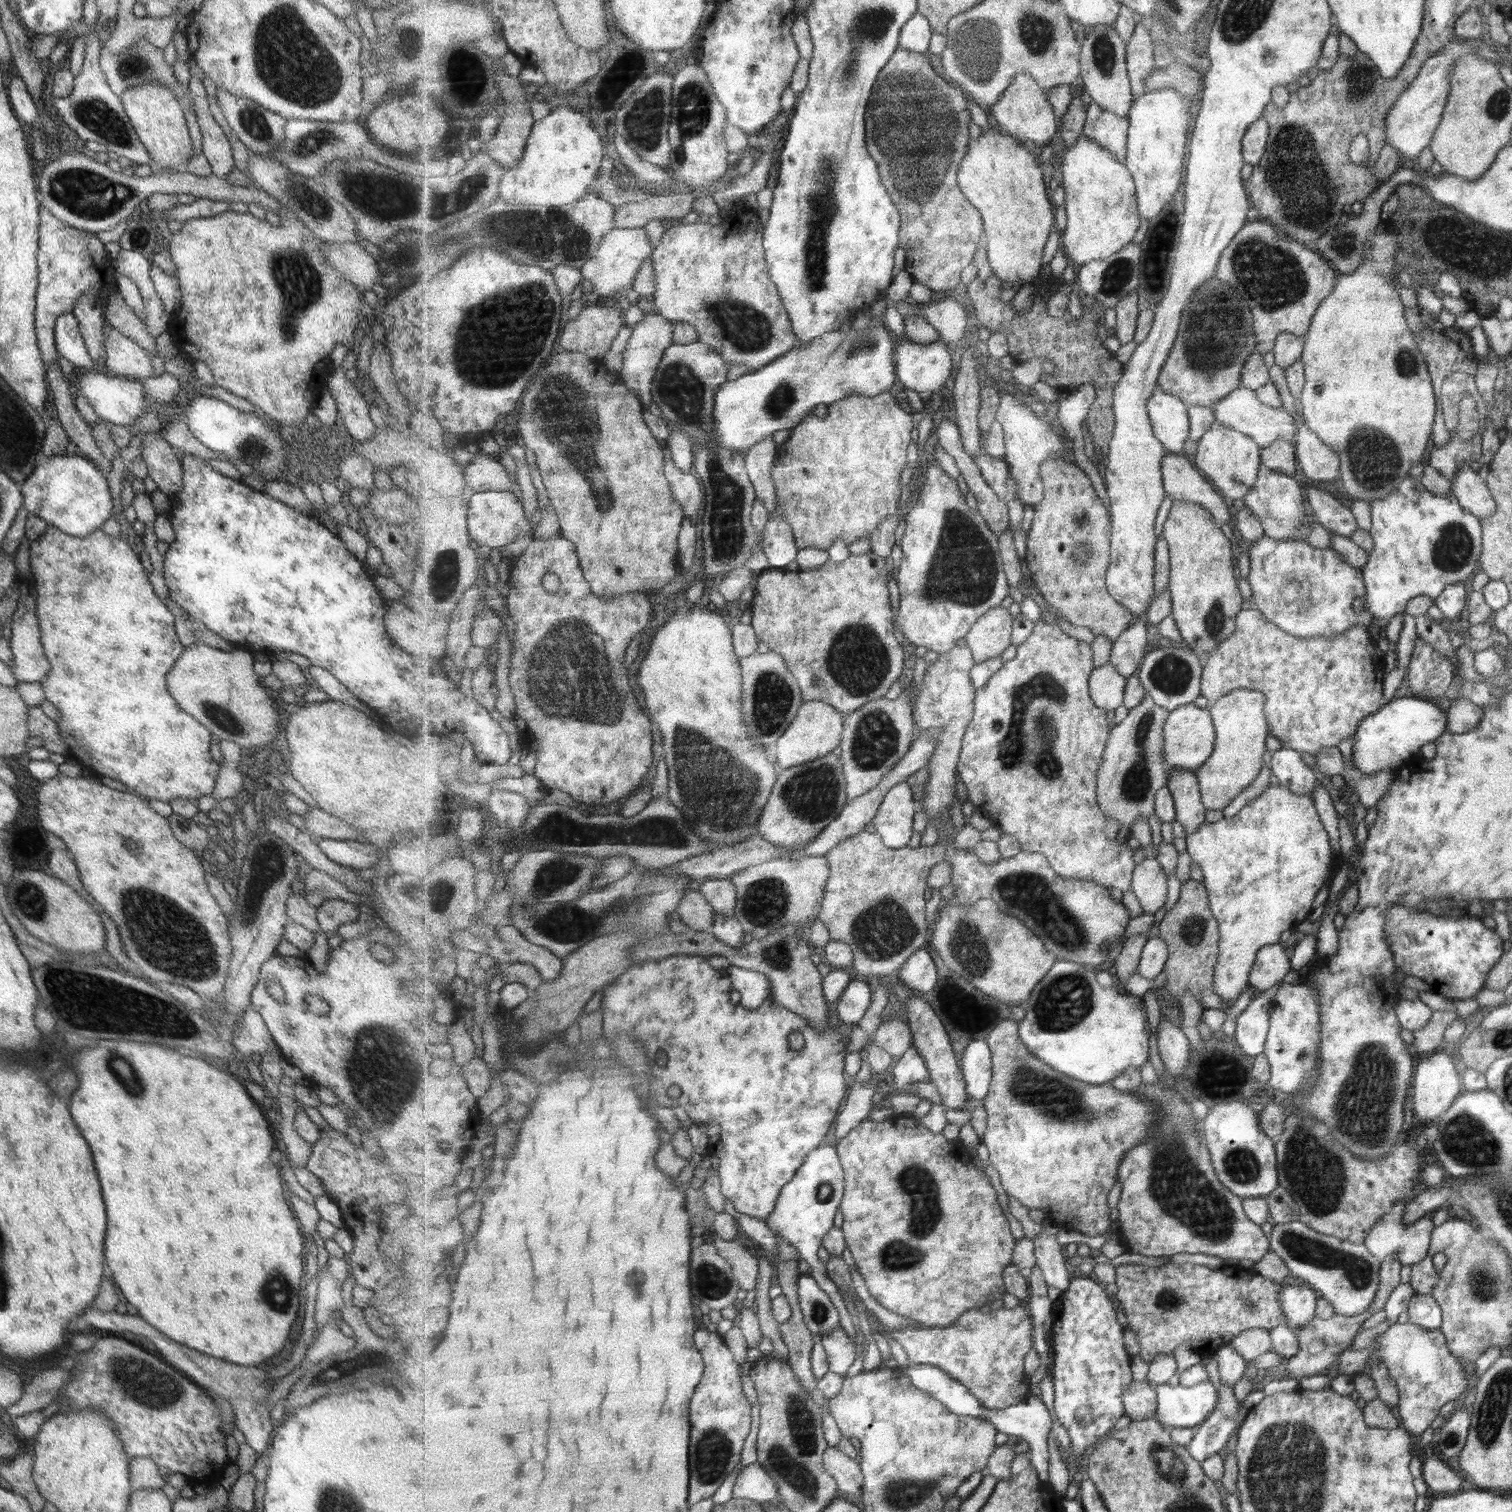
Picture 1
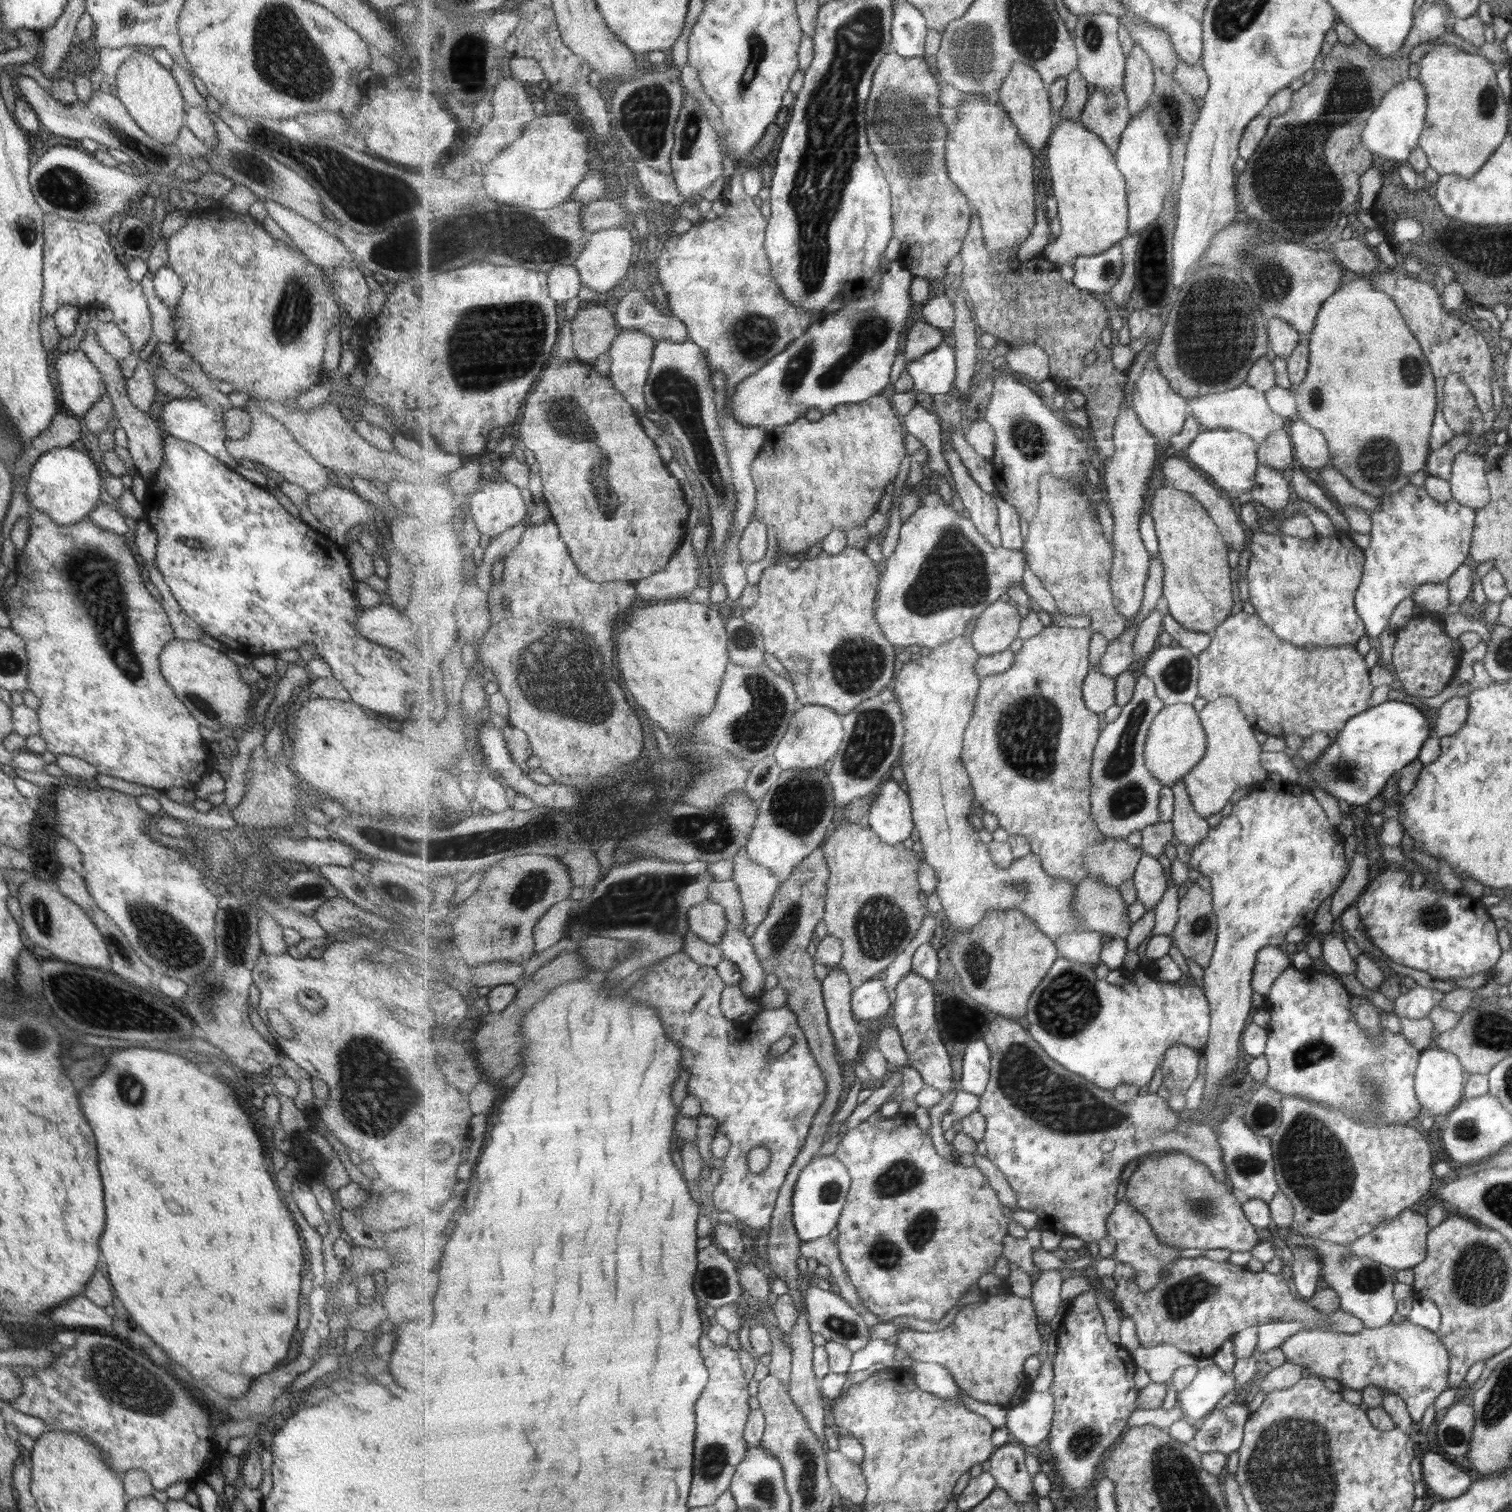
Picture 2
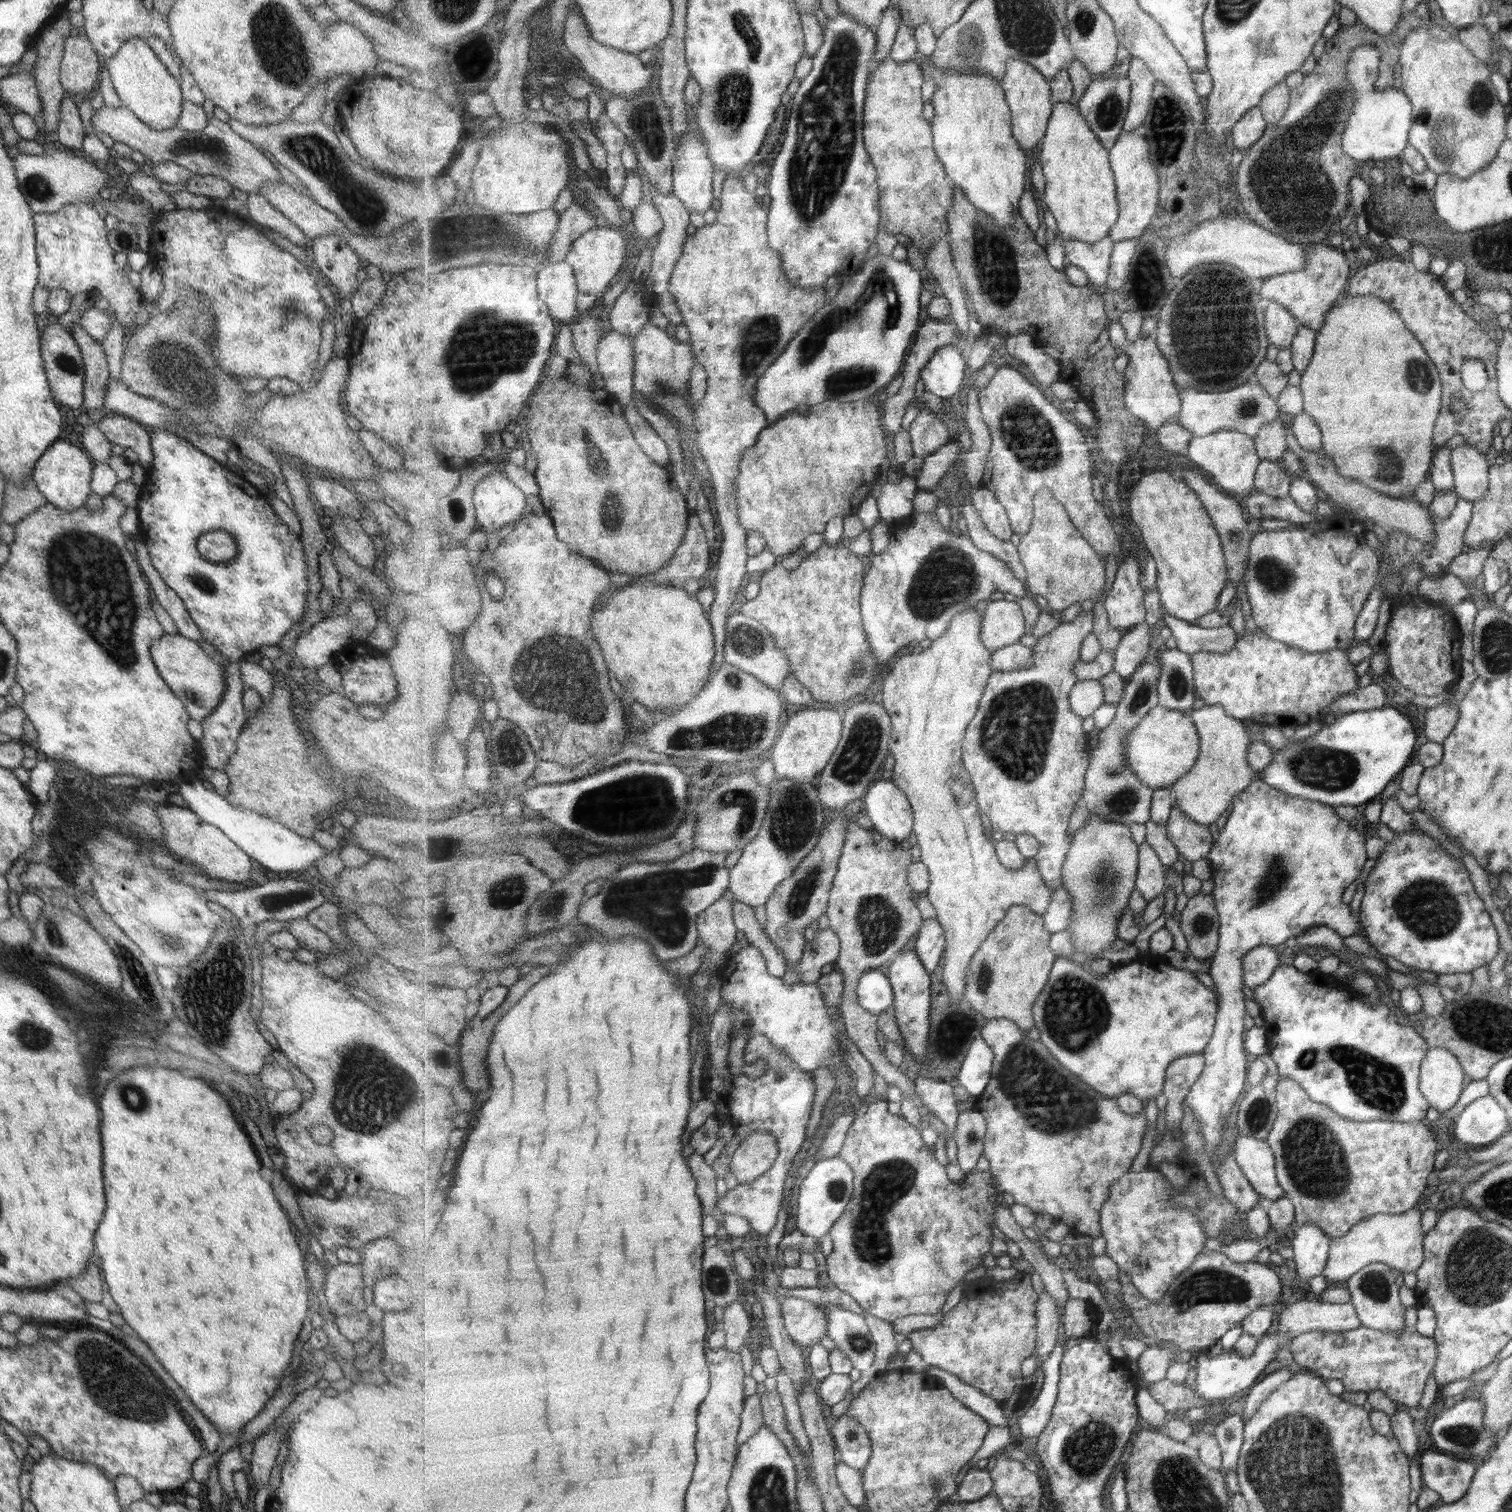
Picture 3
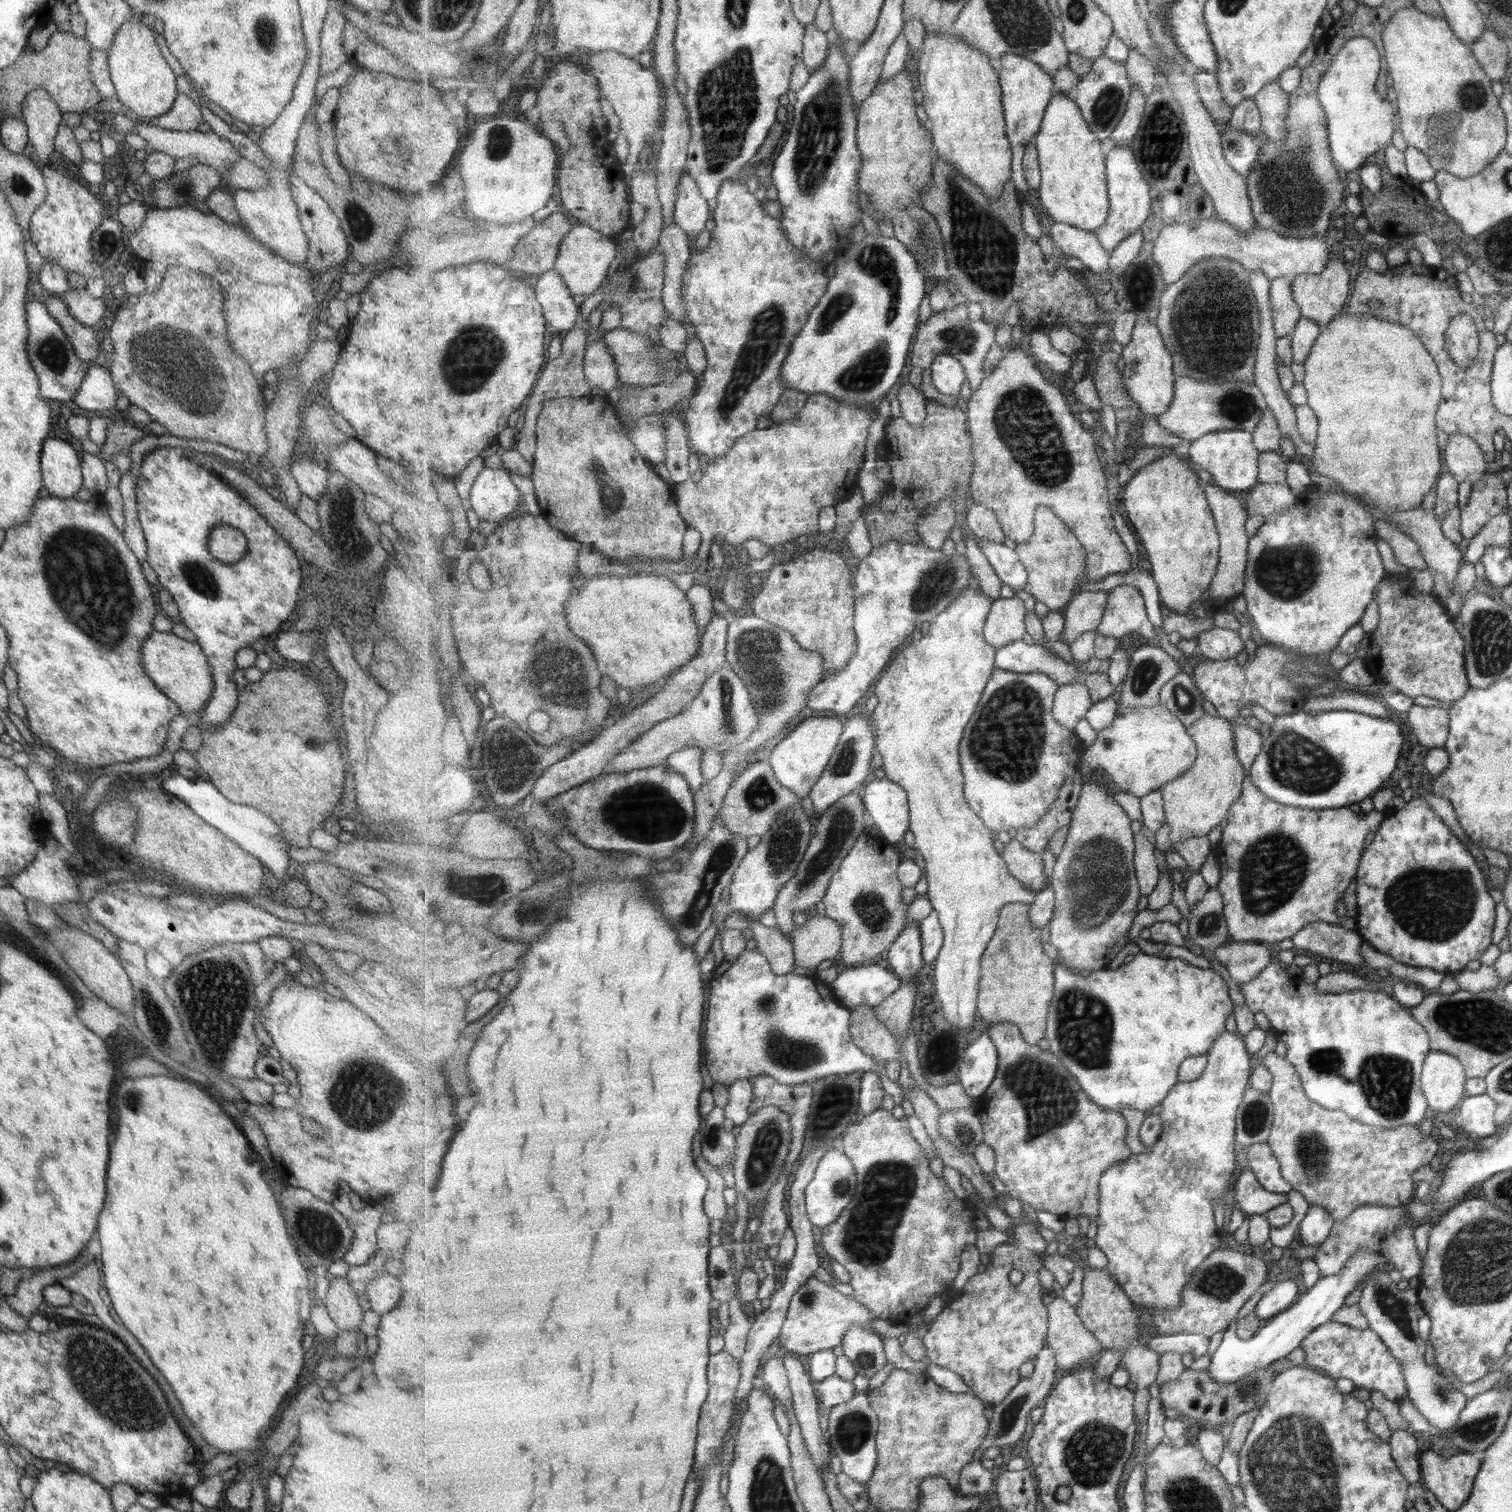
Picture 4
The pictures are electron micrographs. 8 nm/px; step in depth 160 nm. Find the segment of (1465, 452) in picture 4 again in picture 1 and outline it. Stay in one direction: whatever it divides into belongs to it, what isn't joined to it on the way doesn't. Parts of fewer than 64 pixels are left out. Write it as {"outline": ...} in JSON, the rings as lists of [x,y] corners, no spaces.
{"outline":[[[1469,465],[1460,466],[1450,483],[1450,493],[1453,493],[1463,510],[1478,519],[1494,513],[1495,503],[1486,488],[1483,474],[1475,473]]]}

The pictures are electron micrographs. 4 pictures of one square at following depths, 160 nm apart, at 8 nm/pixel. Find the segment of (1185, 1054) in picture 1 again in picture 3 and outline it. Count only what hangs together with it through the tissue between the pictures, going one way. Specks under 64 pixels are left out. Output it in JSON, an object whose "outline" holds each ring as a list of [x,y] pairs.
{"outline":[[[1203,1053],[1185,1055],[1170,1064],[1166,1072],[1166,1086],[1163,1092],[1167,1098],[1166,1108],[1163,1110],[1167,1129],[1179,1130],[1184,1119],[1184,1100],[1205,1067],[1206,1058]]]}

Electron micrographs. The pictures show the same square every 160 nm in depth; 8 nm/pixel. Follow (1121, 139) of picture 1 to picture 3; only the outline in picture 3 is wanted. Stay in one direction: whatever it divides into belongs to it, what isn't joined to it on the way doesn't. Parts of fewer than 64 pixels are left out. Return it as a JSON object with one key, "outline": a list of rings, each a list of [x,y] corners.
{"outline":[[[1110,72],[1099,74],[1096,76],[1082,99],[1078,102],[1080,113],[1090,123],[1091,130],[1098,135],[1100,142],[1107,150],[1114,149],[1118,142],[1119,135],[1124,130],[1124,122],[1128,109],[1130,108],[1130,100],[1132,95],[1132,82],[1129,78],[1114,79],[1108,77]]]}

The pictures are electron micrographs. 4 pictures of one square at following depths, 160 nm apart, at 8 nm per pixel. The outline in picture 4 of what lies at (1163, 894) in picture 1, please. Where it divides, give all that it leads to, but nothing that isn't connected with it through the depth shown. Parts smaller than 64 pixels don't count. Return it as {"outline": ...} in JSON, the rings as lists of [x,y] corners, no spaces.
{"outline":[[[1137,832],[1135,836],[1135,857],[1134,864],[1138,875],[1138,884],[1142,895],[1149,897],[1159,885],[1159,864],[1155,858],[1153,842]]]}

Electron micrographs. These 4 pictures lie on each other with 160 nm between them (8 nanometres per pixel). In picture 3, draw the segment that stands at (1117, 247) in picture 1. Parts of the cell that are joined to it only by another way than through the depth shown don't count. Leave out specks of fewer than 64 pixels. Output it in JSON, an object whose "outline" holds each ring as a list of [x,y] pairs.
{"outline":[[[1073,102],[1054,105],[1041,149],[1039,159],[1046,176],[1044,202],[1058,222],[1058,235],[1052,245],[1046,246],[1046,251],[1051,266],[1064,270],[1068,265],[1064,249],[1066,240],[1091,243],[1110,236],[1120,217],[1118,186],[1110,150],[1103,146]]]}

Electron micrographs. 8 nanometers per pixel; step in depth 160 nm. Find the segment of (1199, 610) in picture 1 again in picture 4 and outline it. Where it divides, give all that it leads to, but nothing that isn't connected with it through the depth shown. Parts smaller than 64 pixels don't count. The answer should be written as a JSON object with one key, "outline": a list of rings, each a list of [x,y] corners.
{"outline":[[[1169,452],[1141,468],[1124,487],[1124,507],[1148,553],[1151,573],[1158,584],[1162,603],[1169,610],[1183,615],[1191,612],[1189,608],[1205,592],[1209,592],[1218,564],[1218,531],[1213,526],[1214,518],[1211,518],[1212,510],[1206,492],[1199,486],[1197,469],[1195,464],[1193,468],[1177,454]]]}

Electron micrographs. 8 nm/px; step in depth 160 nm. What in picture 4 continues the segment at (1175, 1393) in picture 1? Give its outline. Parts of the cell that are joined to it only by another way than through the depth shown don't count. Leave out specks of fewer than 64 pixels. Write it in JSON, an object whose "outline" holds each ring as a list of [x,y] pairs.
{"outline":[[[1360,1248],[1342,1266],[1342,1270],[1331,1276],[1319,1276],[1312,1287],[1299,1295],[1299,1298],[1296,1298],[1297,1302],[1271,1317],[1271,1319],[1265,1320],[1259,1326],[1255,1335],[1247,1341],[1237,1338],[1235,1334],[1237,1319],[1233,1319],[1229,1322],[1227,1329],[1223,1331],[1222,1340],[1210,1357],[1211,1363],[1207,1370],[1211,1372],[1211,1379],[1219,1384],[1236,1382],[1241,1377],[1257,1369],[1265,1369],[1279,1358],[1284,1358],[1291,1350],[1295,1350],[1299,1346],[1301,1340],[1313,1328],[1333,1318],[1333,1313],[1341,1308],[1343,1302],[1345,1302],[1345,1295],[1349,1294],[1351,1289],[1360,1286],[1371,1271],[1385,1269],[1387,1263],[1386,1258],[1380,1252]]]}

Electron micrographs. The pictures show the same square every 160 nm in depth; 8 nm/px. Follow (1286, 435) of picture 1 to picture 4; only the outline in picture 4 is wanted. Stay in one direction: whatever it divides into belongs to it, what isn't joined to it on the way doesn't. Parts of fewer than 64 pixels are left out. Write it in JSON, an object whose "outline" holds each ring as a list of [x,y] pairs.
{"outline":[[[1177,377],[1174,402],[1158,419],[1159,424],[1173,434],[1194,441],[1206,434],[1225,430],[1252,433],[1265,409],[1265,396],[1251,383],[1235,381],[1205,384],[1195,378]]]}

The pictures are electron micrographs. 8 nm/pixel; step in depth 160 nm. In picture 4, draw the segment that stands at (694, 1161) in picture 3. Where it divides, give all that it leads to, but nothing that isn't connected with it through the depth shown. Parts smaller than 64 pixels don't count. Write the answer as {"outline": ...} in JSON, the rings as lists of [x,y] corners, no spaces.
{"outline":[[[705,1157],[697,1158],[697,1165],[707,1180],[710,1182],[710,1189],[707,1191],[704,1209],[710,1218],[725,1220],[727,1216],[727,1202],[725,1202],[725,1179],[724,1175],[719,1173],[719,1169],[711,1164]]]}

